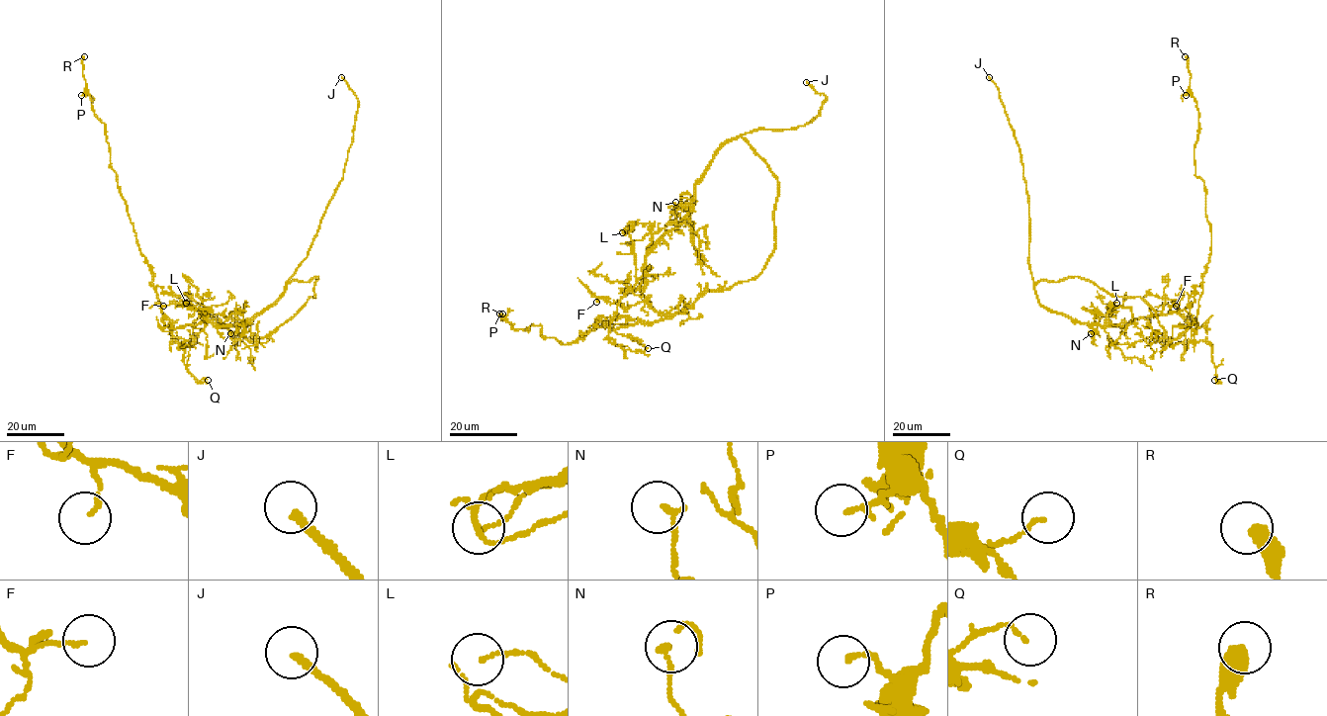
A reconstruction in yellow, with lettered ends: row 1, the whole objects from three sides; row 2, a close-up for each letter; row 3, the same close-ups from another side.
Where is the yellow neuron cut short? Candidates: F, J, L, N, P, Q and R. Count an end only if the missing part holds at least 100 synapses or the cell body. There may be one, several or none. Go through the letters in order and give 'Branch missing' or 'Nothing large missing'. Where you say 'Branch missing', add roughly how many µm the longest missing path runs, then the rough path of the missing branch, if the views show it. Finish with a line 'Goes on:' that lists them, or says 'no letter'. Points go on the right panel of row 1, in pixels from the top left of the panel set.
F: Nothing large missing
J: Branch missing. Missing length about 120 µm
L: Nothing large missing
N: Nothing large missing
P: Nothing large missing
Q: Nothing large missing
R: Nothing large missing
Goes on: J

